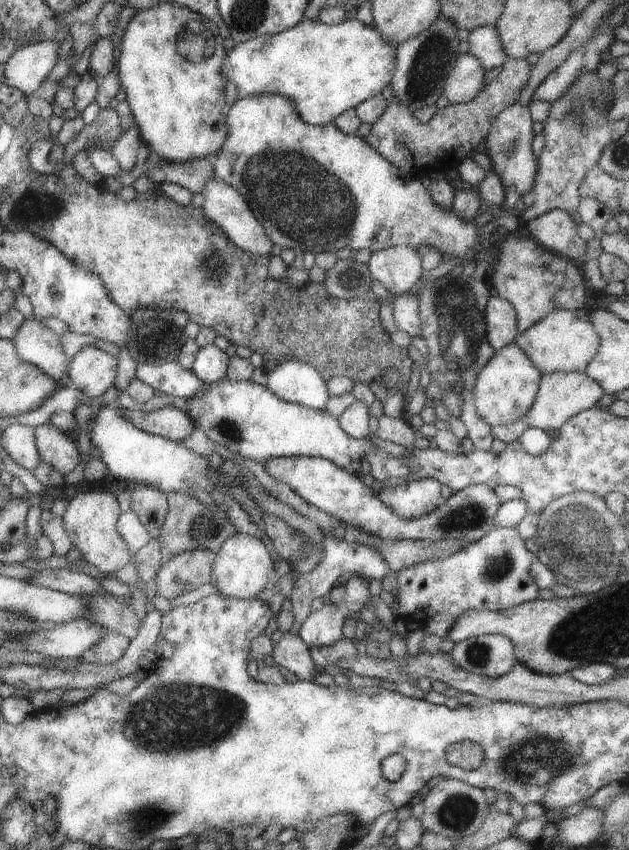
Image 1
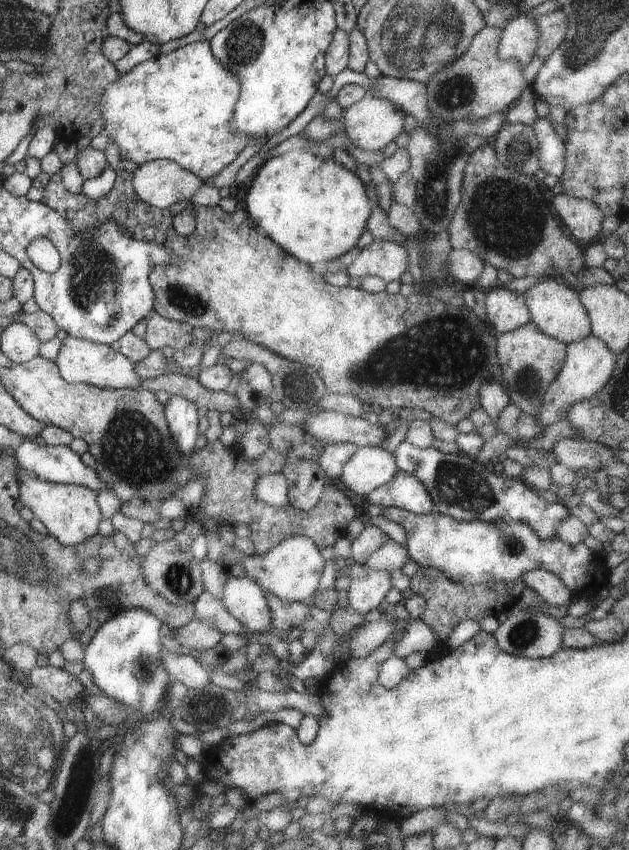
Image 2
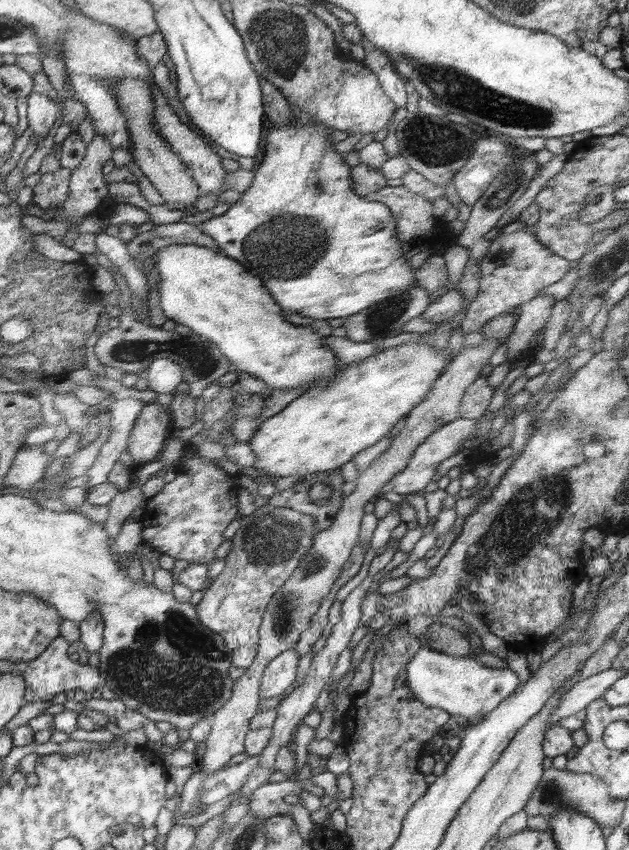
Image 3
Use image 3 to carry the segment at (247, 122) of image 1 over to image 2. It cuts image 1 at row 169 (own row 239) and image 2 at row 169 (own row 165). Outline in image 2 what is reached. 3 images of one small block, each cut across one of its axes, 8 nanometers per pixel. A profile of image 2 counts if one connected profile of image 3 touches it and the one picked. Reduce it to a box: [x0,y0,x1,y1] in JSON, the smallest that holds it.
[247,150,372,268]

